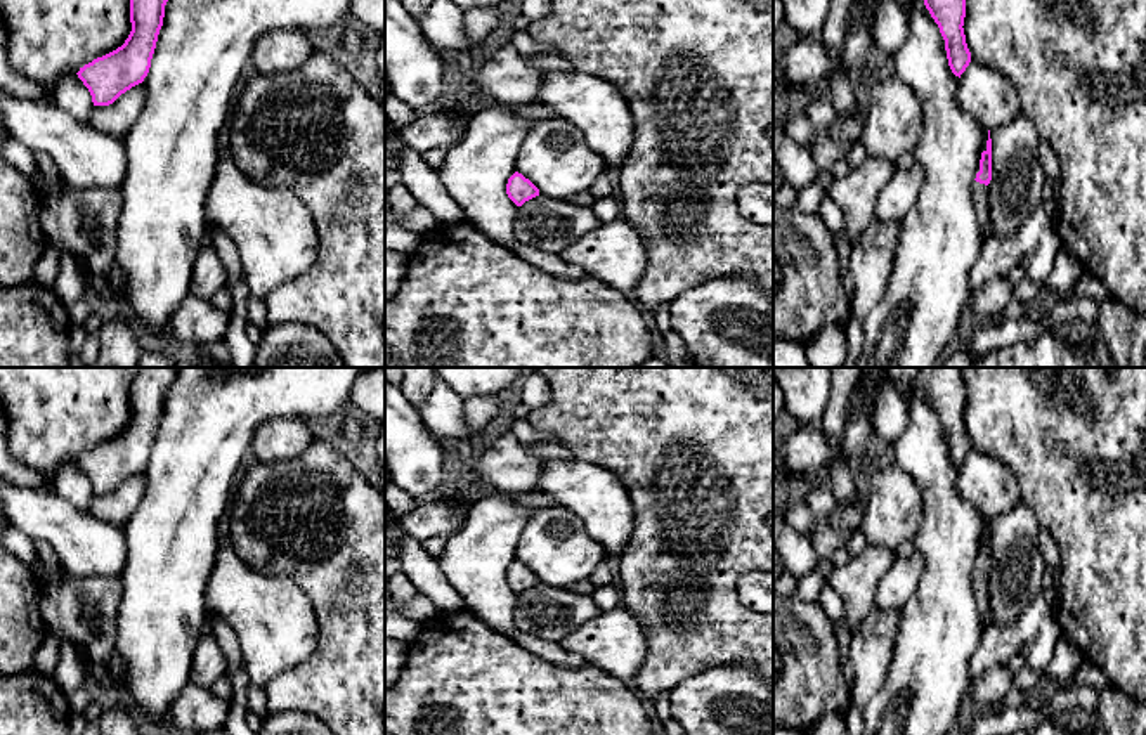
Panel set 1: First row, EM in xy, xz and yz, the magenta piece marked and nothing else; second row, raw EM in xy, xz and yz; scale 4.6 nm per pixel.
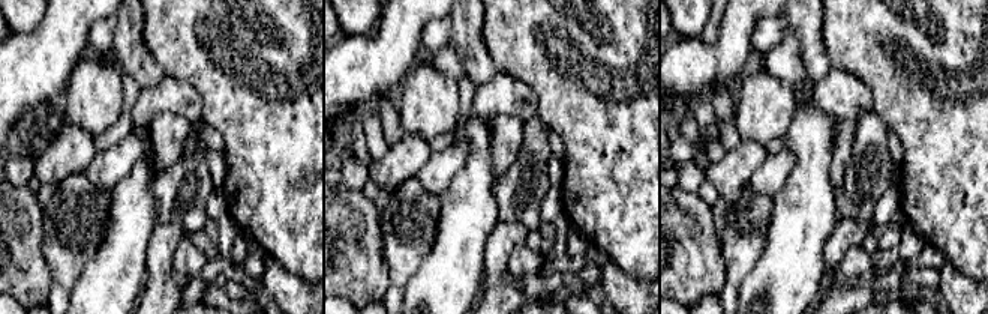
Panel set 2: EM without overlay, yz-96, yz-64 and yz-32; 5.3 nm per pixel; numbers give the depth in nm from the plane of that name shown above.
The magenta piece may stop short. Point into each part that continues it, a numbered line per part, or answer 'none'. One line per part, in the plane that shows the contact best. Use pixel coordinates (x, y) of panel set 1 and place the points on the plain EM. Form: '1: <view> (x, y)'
1: yz (980, 579)

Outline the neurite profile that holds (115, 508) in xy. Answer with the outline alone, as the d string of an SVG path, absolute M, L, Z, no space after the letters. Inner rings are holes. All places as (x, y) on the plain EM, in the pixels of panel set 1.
M139 472L121 482L109 494L94 494L87 511L97 520L109 525L121 527L130 520L137 510L146 489L144 473Z

